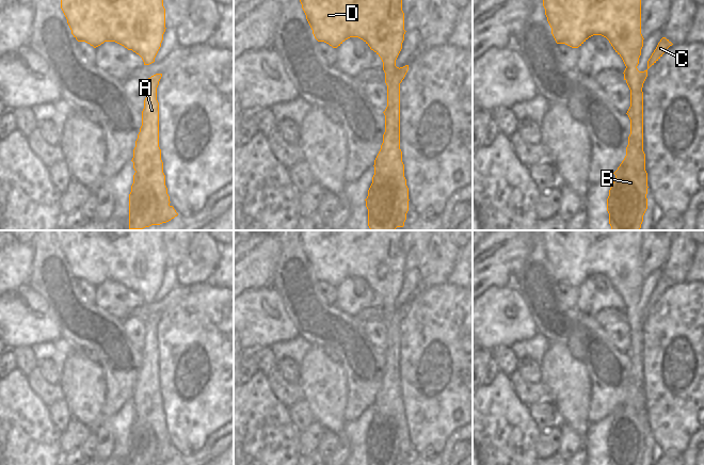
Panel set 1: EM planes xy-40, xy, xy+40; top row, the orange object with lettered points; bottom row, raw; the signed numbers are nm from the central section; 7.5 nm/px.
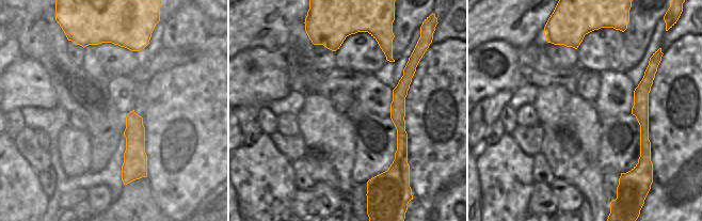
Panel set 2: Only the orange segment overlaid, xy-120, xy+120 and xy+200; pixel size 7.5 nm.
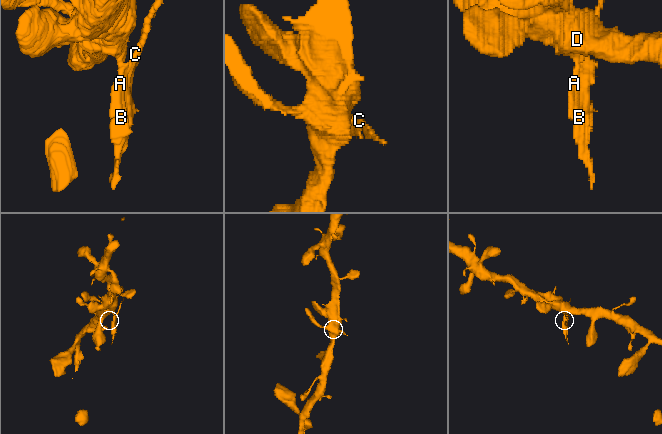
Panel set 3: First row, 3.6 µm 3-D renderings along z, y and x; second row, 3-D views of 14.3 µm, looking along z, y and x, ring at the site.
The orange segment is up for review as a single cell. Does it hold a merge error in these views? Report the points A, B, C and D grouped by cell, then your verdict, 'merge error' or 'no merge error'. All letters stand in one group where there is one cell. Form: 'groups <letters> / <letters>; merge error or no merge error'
groups A B C / D; merge error

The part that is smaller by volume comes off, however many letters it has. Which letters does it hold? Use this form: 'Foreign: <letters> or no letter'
Foreign: A, B, C

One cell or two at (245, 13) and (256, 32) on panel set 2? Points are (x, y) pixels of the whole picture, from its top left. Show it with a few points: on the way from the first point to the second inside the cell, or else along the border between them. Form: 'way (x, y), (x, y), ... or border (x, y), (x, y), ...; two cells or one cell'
way (250, 17), (256, 24), (256, 28); one cell

